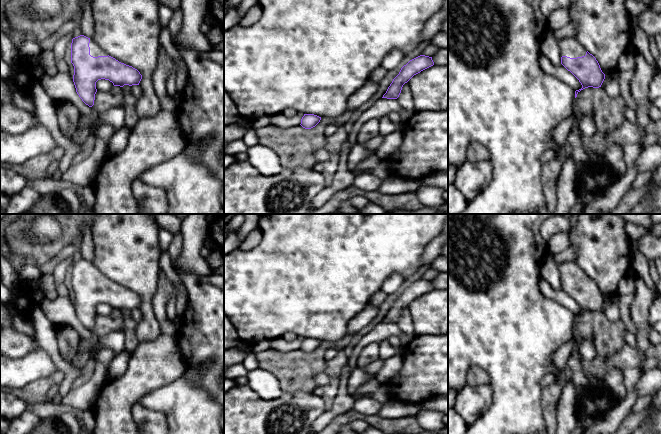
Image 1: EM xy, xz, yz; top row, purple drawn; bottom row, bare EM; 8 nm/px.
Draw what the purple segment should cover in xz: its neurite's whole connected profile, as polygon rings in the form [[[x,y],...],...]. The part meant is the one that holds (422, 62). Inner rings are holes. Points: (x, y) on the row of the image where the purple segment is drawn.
[[[420,55],[410,60],[401,68],[399,74],[393,79],[382,98],[397,99],[405,83],[407,83],[414,75],[433,65],[434,62],[432,57],[425,55]]]

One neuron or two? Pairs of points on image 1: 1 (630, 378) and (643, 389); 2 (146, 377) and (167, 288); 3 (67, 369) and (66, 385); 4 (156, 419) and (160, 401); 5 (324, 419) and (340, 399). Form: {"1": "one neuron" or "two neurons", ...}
{"1": "two neurons", "2": "one neuron", "3": "one neuron", "4": "two neurons", "5": "one neuron"}

